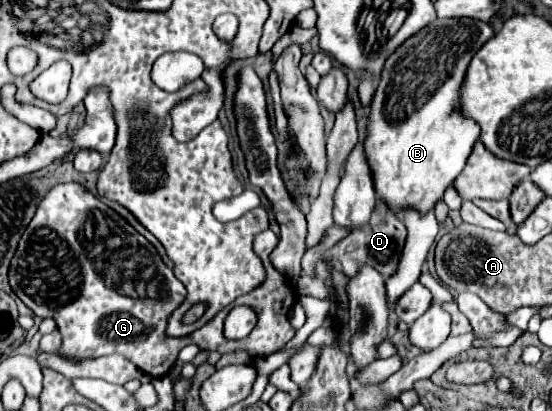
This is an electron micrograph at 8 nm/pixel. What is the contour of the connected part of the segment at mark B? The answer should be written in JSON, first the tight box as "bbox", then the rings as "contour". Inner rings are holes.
{"bbox":[365,18,495,214],"contour":[[[473,18],[435,20],[431,26],[425,26],[423,30],[419,30],[419,34],[411,36],[391,56],[391,60],[387,60],[379,88],[371,102],[365,146],[367,160],[375,178],[375,190],[381,200],[391,206],[391,210],[397,210],[397,214],[401,214],[407,206],[423,214],[431,210],[435,202],[443,198],[445,188],[465,168],[465,162],[473,150],[473,144],[479,140],[481,130],[473,118],[463,116],[463,110],[459,106],[461,84],[465,80],[471,58],[493,34],[495,32],[487,22],[479,22]]]}

